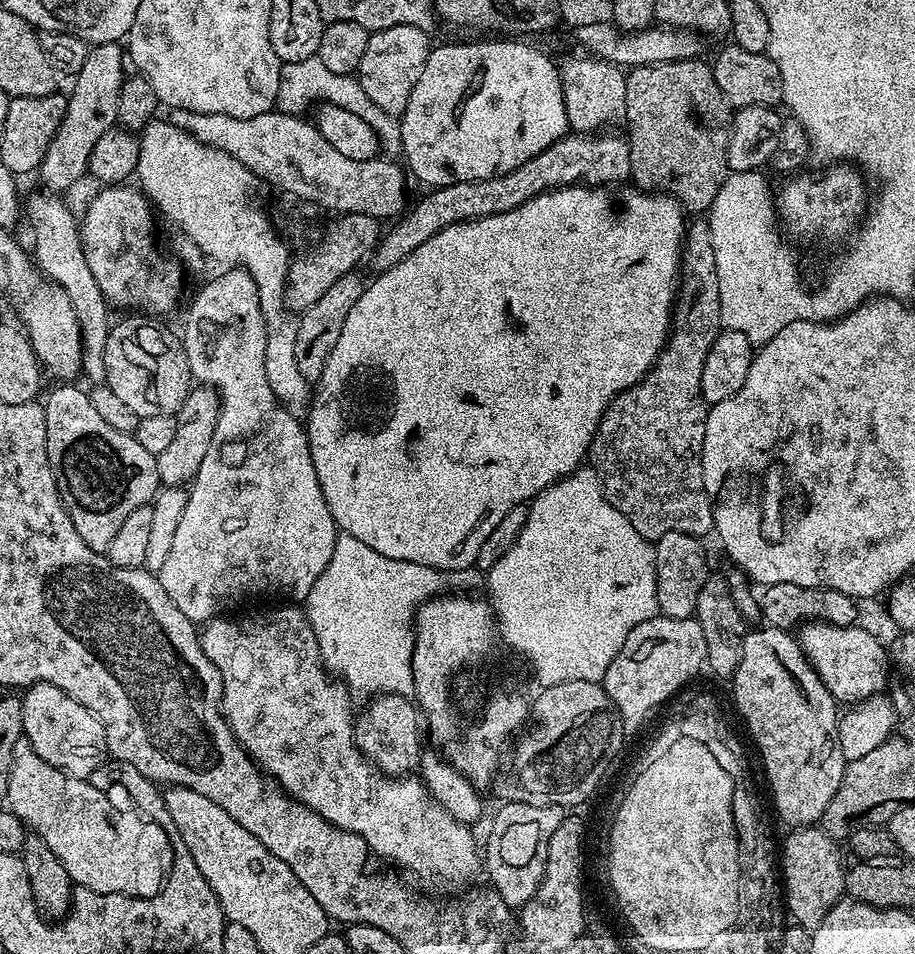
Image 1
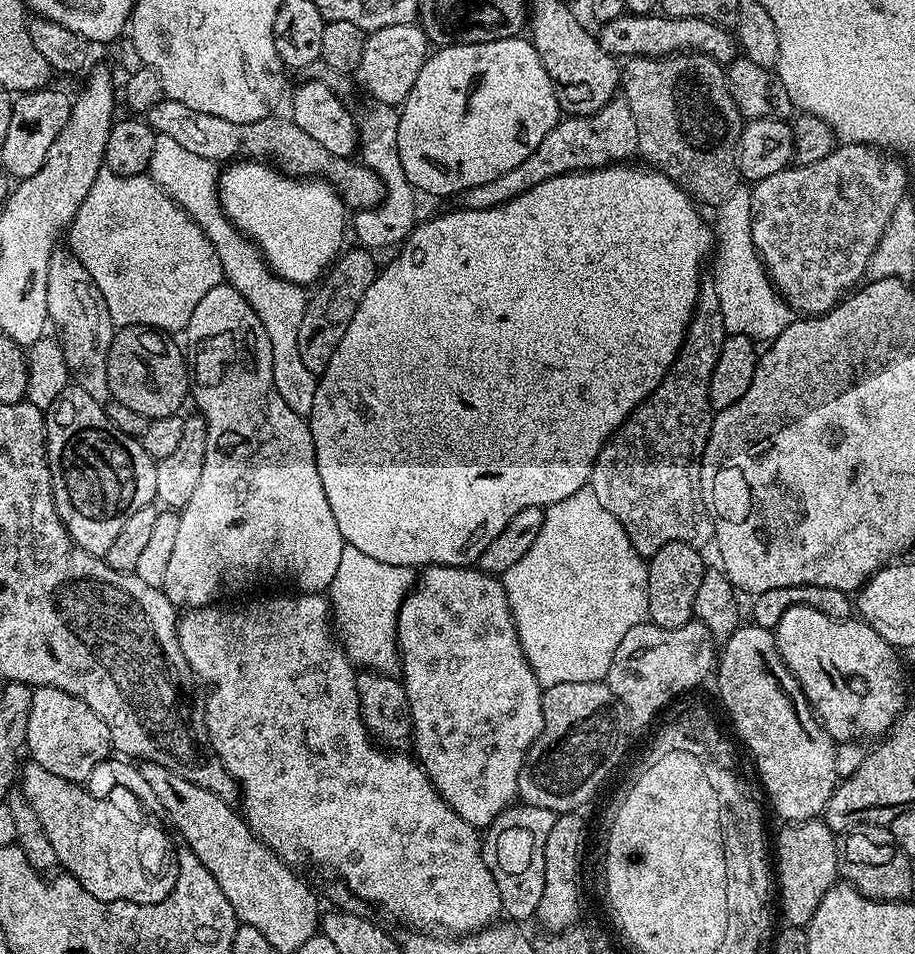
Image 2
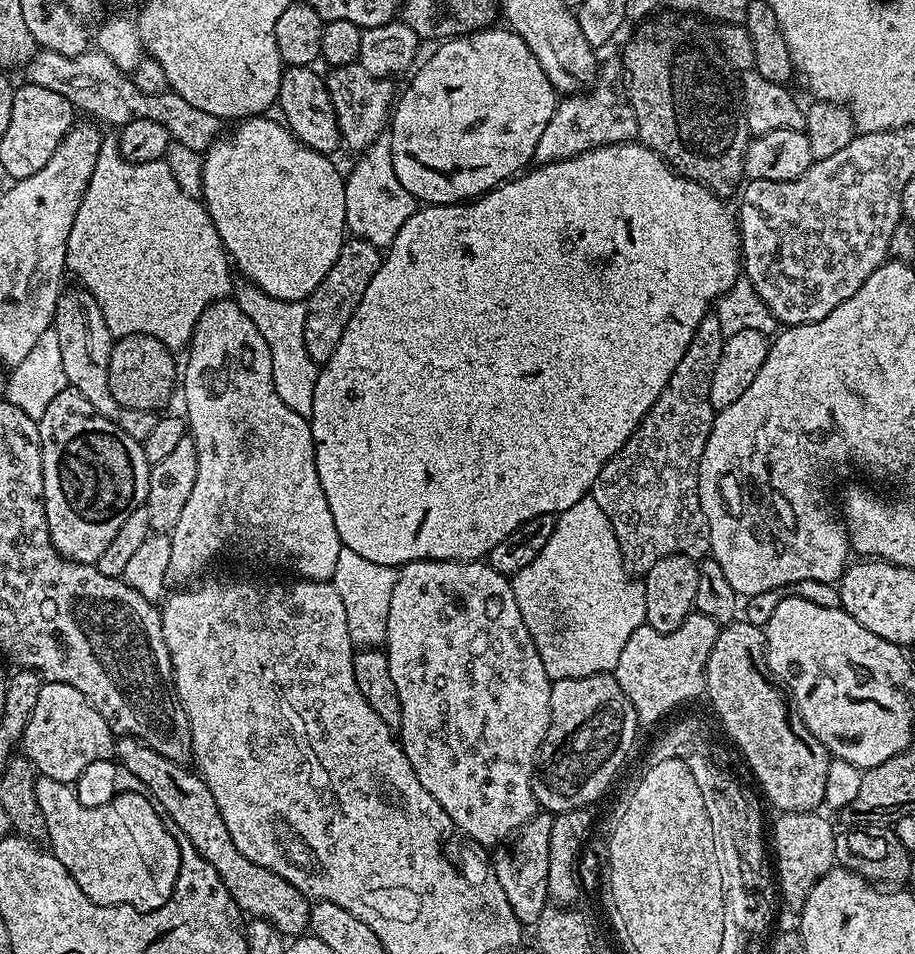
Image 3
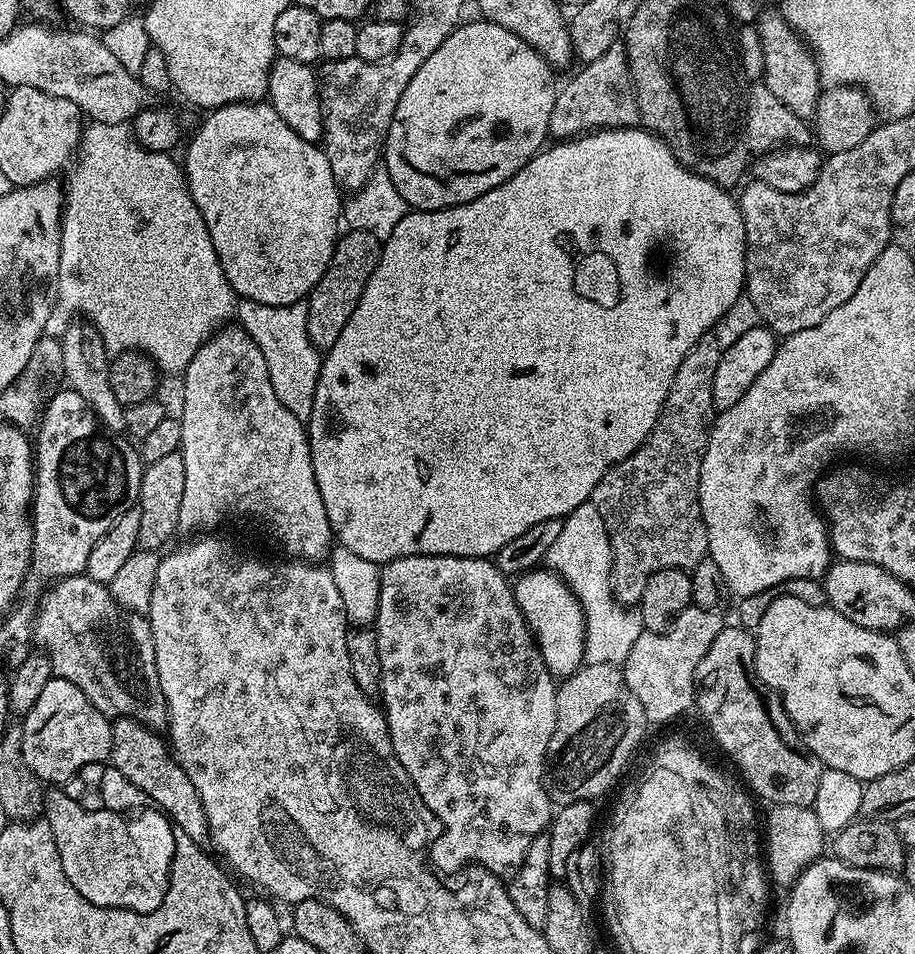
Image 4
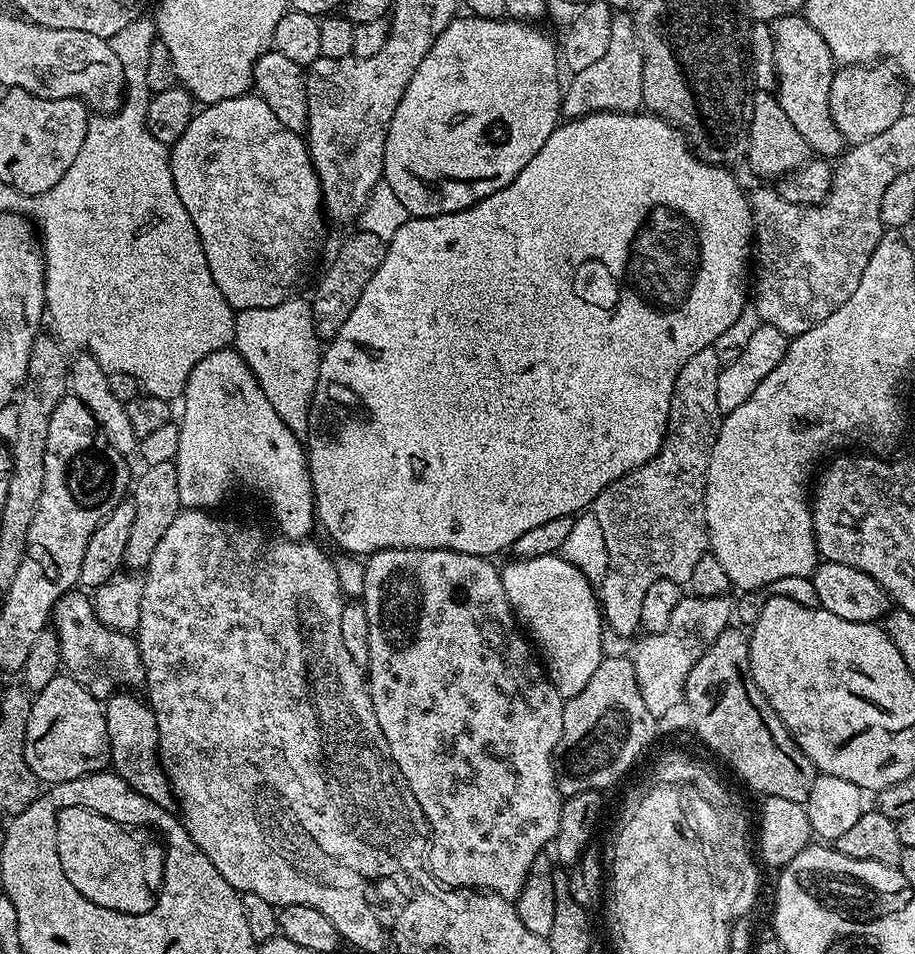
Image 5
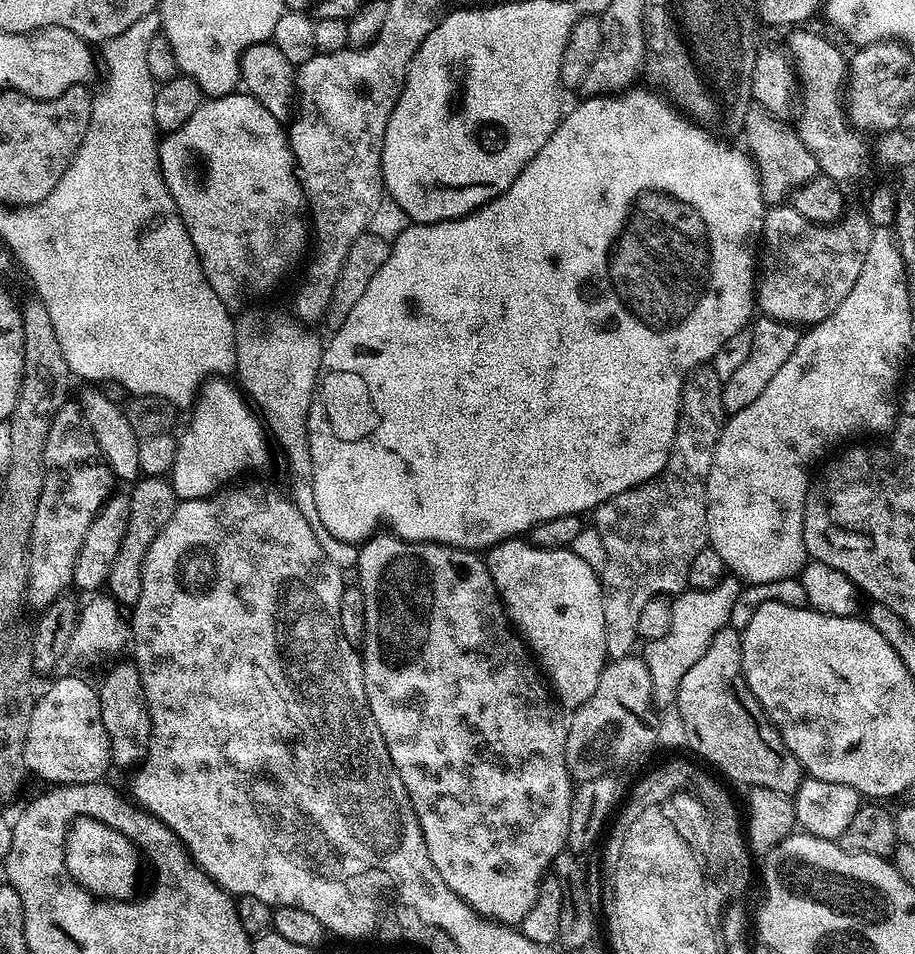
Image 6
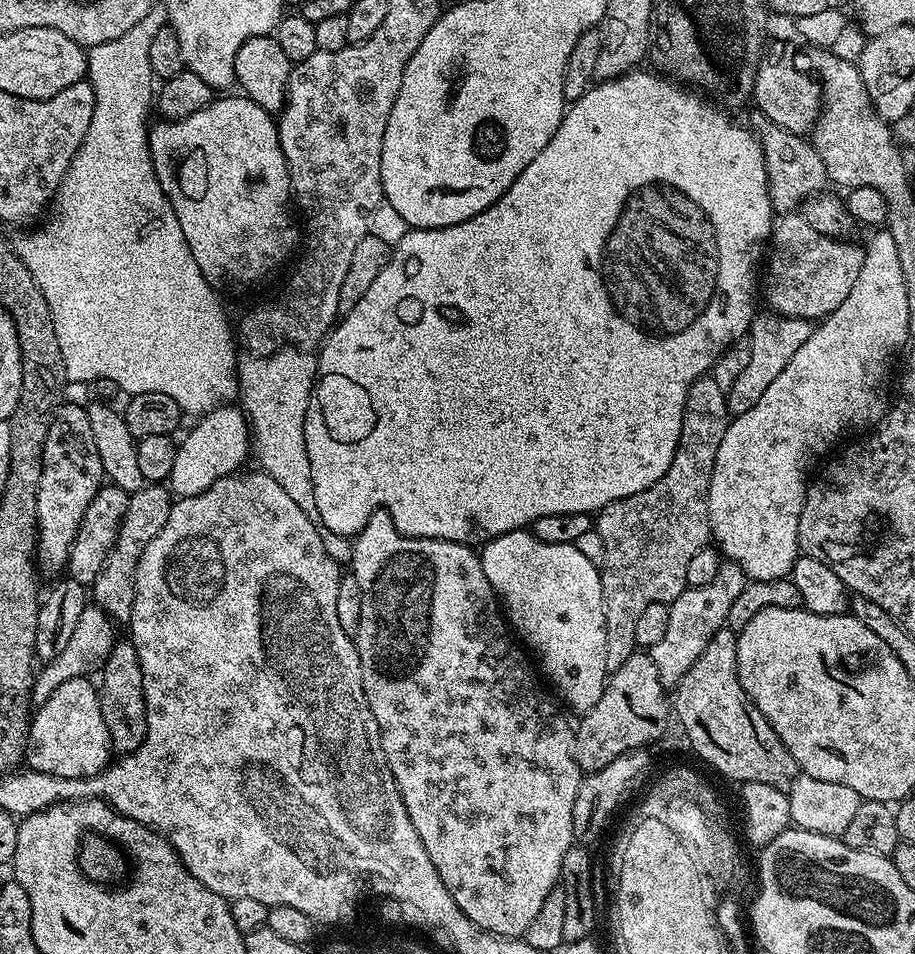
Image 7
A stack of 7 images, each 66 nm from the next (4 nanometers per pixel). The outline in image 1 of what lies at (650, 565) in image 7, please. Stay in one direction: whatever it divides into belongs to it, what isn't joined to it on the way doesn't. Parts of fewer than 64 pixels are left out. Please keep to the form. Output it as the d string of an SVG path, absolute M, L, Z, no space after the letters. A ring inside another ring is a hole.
M704 218L696 220L687 225L684 233L684 246L680 253L680 279L678 281L678 295L675 304L672 306L672 323L668 329L668 340L664 348L660 351L660 357L654 362L654 366L631 388L625 392L620 392L608 403L608 409L602 414L600 424L596 428L596 433L592 439L592 447L588 450L587 459L591 468L598 474L600 486L604 489L604 499L626 517L647 540L653 542L660 540L662 534L671 532L681 532L690 534L697 538L704 538L707 532L713 531L712 522L712 502L708 498L708 492L704 488L704 475L702 474L702 442L706 438L706 418L708 417L709 405L704 403L700 387L702 386L702 366L706 366L706 354L710 354L710 346L720 337L722 325L720 323L720 299L718 298L718 274L716 273L716 263L714 262L714 242L710 238L708 221Z

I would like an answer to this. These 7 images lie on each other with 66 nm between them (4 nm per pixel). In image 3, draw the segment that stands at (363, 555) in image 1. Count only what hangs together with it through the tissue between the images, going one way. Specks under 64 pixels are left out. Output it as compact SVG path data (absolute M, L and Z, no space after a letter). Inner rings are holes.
M342 550L338 554L338 566L334 570L331 583L336 585L342 598L342 606L346 606L346 622L353 645L383 645L386 618L390 610L390 594L394 592L396 573L397 569L378 566L378 562L369 562L367 558L347 550Z

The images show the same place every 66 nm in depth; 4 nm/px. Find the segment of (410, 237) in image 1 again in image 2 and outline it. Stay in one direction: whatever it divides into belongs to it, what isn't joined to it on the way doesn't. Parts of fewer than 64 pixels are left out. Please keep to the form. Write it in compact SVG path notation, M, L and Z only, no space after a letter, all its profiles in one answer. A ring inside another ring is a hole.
M614 98L599 112L591 112L589 116L565 115L550 130L550 134L538 142L538 150L534 150L526 162L514 166L514 170L506 170L506 174L494 178L494 182L482 182L482 186L466 190L462 193L462 204L470 210L490 210L538 186L538 182L567 176L570 172L590 172L593 168L623 164L631 161L631 156L635 157L637 153L638 122L634 122L627 100Z

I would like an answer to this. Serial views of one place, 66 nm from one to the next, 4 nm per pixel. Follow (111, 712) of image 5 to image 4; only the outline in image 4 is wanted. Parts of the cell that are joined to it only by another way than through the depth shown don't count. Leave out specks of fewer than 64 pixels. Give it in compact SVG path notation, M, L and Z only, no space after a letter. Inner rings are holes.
M129 716L113 719L110 764L129 782L134 782L134 786L138 786L138 790L142 790L142 794L146 794L149 801L163 812L176 828L186 830L186 834L190 834L194 842L203 845L209 839L206 814L202 810L198 790L194 790L194 782L186 778L184 769L176 763L165 737L159 731L148 728Z

